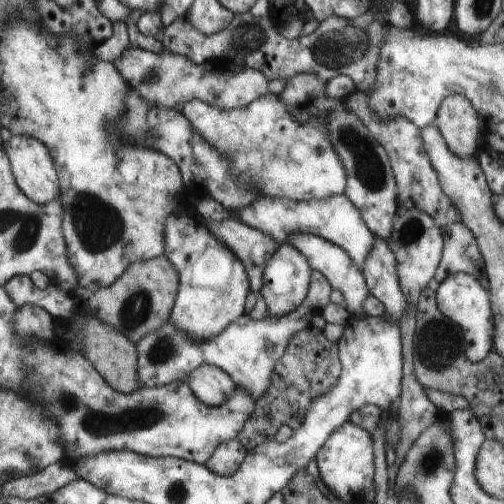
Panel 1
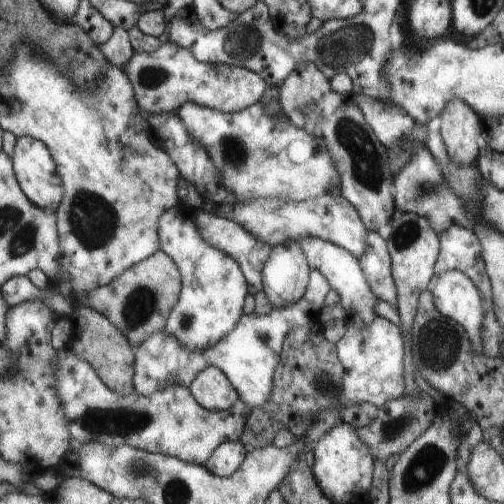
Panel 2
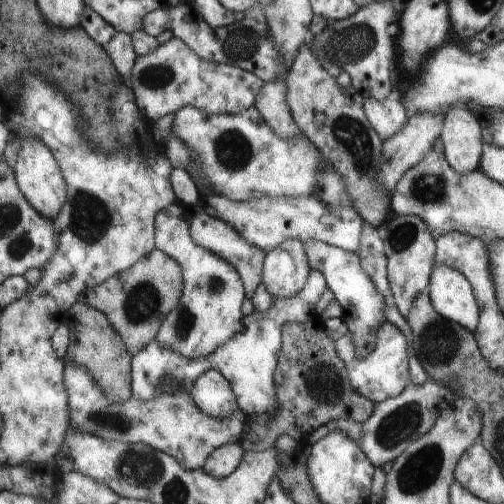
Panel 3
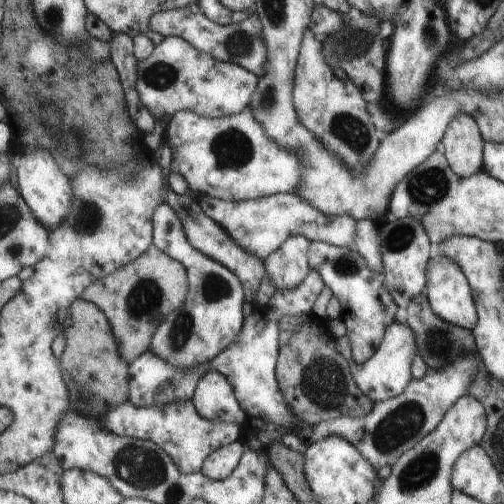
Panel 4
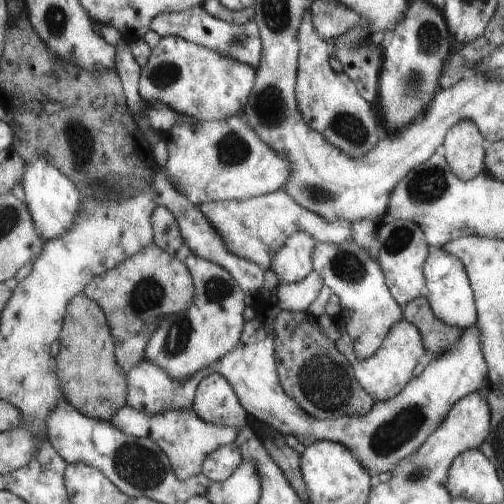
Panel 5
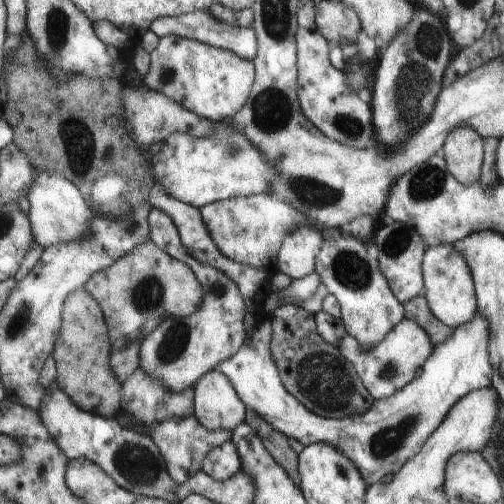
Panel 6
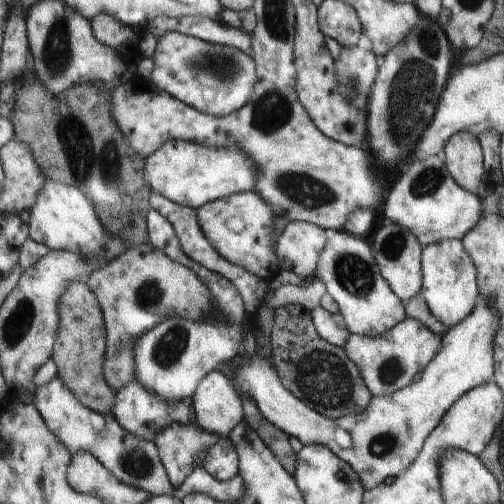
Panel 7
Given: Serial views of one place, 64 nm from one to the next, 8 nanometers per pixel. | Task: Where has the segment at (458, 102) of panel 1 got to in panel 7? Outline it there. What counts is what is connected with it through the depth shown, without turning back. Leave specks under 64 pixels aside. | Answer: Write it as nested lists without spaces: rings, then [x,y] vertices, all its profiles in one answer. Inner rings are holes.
[[[457,132],[445,144],[449,176],[465,190],[477,194],[485,172],[485,154],[479,138],[471,132]]]

